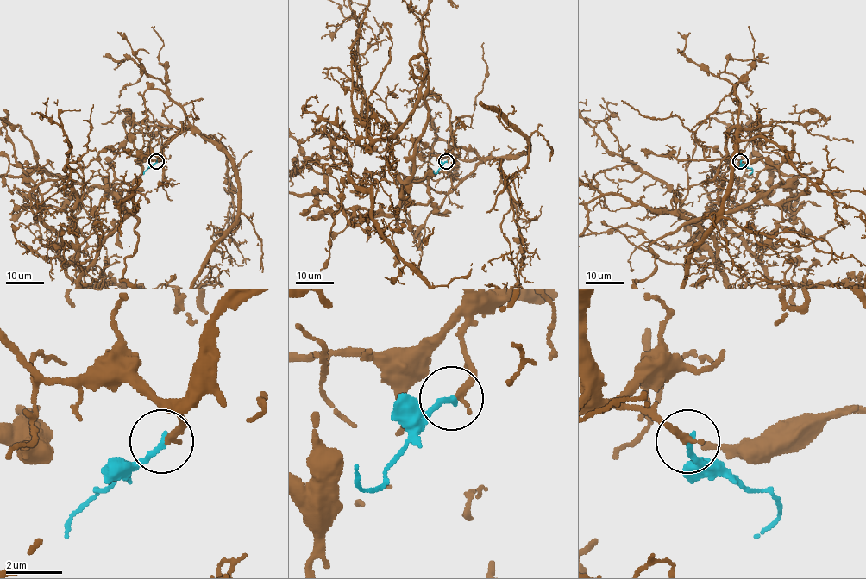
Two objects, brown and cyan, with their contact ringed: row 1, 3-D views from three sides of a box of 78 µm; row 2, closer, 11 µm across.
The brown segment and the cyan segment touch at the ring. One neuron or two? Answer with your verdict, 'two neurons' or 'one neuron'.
one neuron

